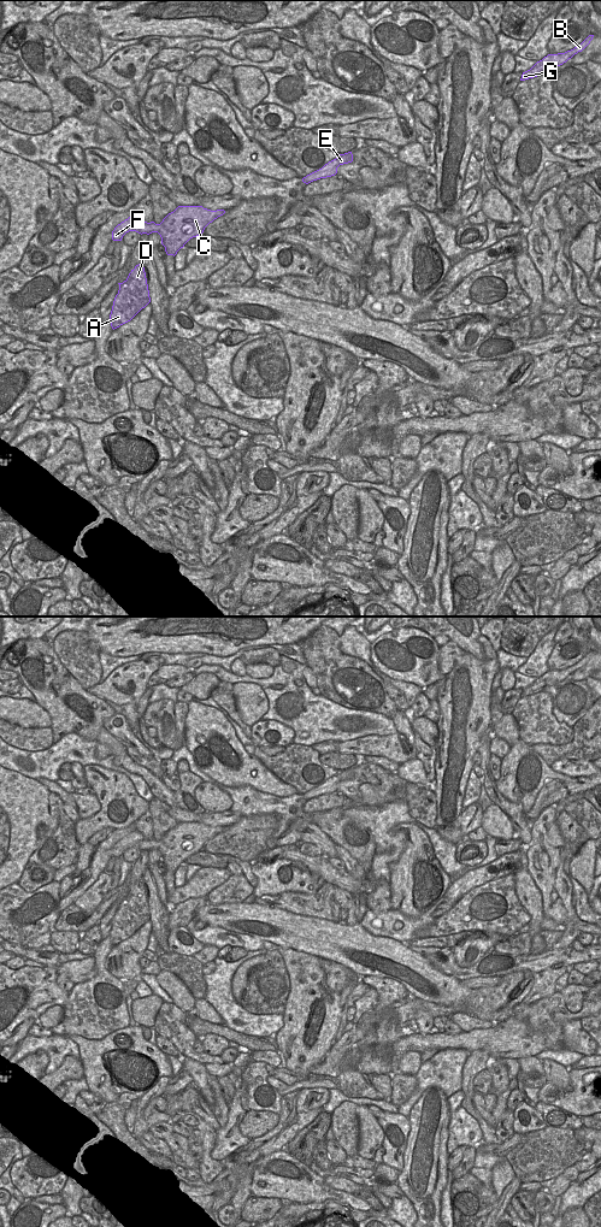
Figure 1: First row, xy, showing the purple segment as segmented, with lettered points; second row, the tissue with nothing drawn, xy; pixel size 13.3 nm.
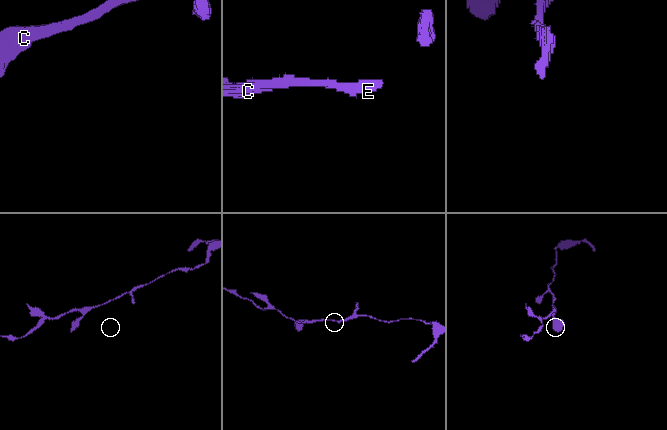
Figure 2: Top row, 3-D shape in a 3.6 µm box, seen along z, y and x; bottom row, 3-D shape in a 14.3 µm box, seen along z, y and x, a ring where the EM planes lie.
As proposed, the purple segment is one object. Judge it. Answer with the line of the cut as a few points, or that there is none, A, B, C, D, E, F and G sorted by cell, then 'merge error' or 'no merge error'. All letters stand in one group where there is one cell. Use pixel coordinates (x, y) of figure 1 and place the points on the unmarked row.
no cut; A B C D E F G; no merge error

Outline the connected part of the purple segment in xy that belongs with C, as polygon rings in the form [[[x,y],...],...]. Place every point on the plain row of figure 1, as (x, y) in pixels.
[[[178,822],[160,840],[147,839],[141,832],[134,831],[114,844],[112,856],[122,857],[129,848],[141,851],[158,849],[166,871],[175,873],[190,855],[202,850],[210,839],[224,830],[224,826],[211,827],[202,822]]]

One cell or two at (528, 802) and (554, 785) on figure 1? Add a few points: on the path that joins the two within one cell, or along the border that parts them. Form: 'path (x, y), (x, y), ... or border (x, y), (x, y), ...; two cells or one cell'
border (557, 779), (546, 782), (534, 804), (524, 814); two cells

